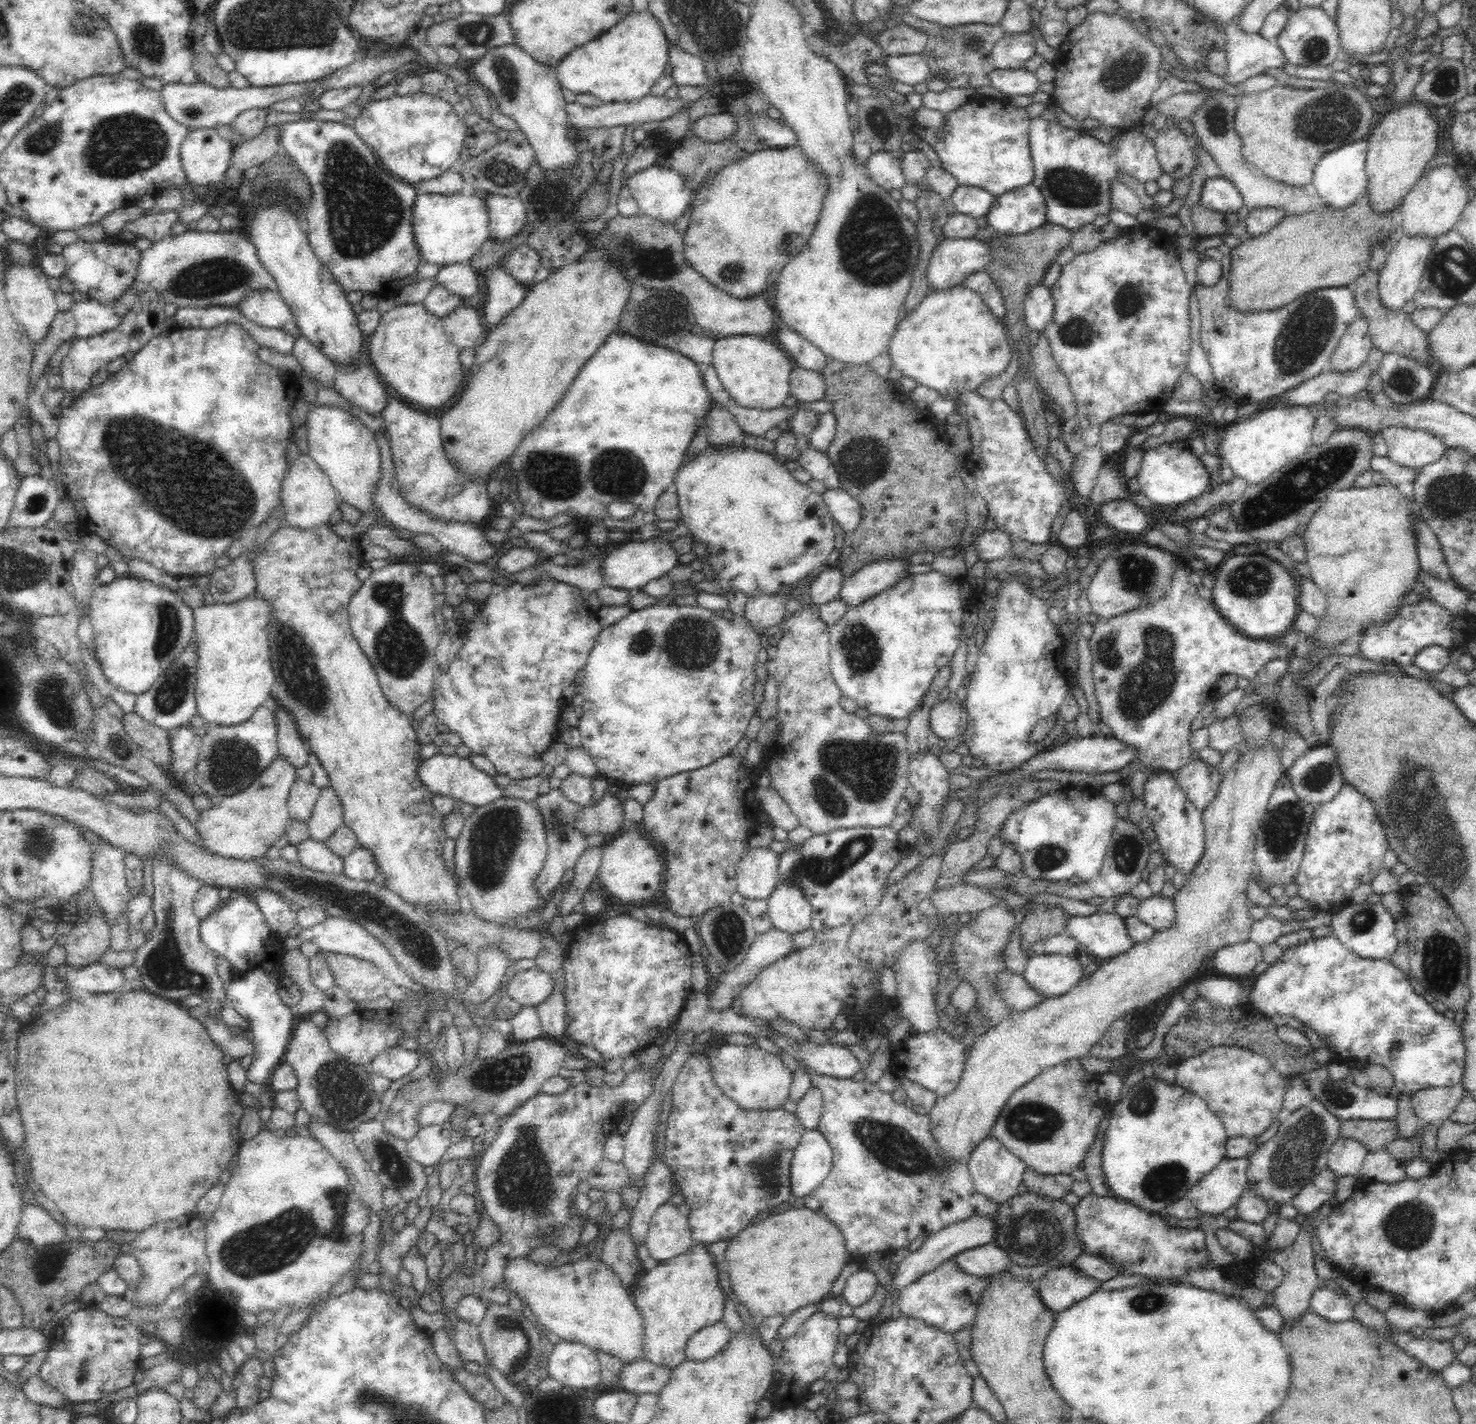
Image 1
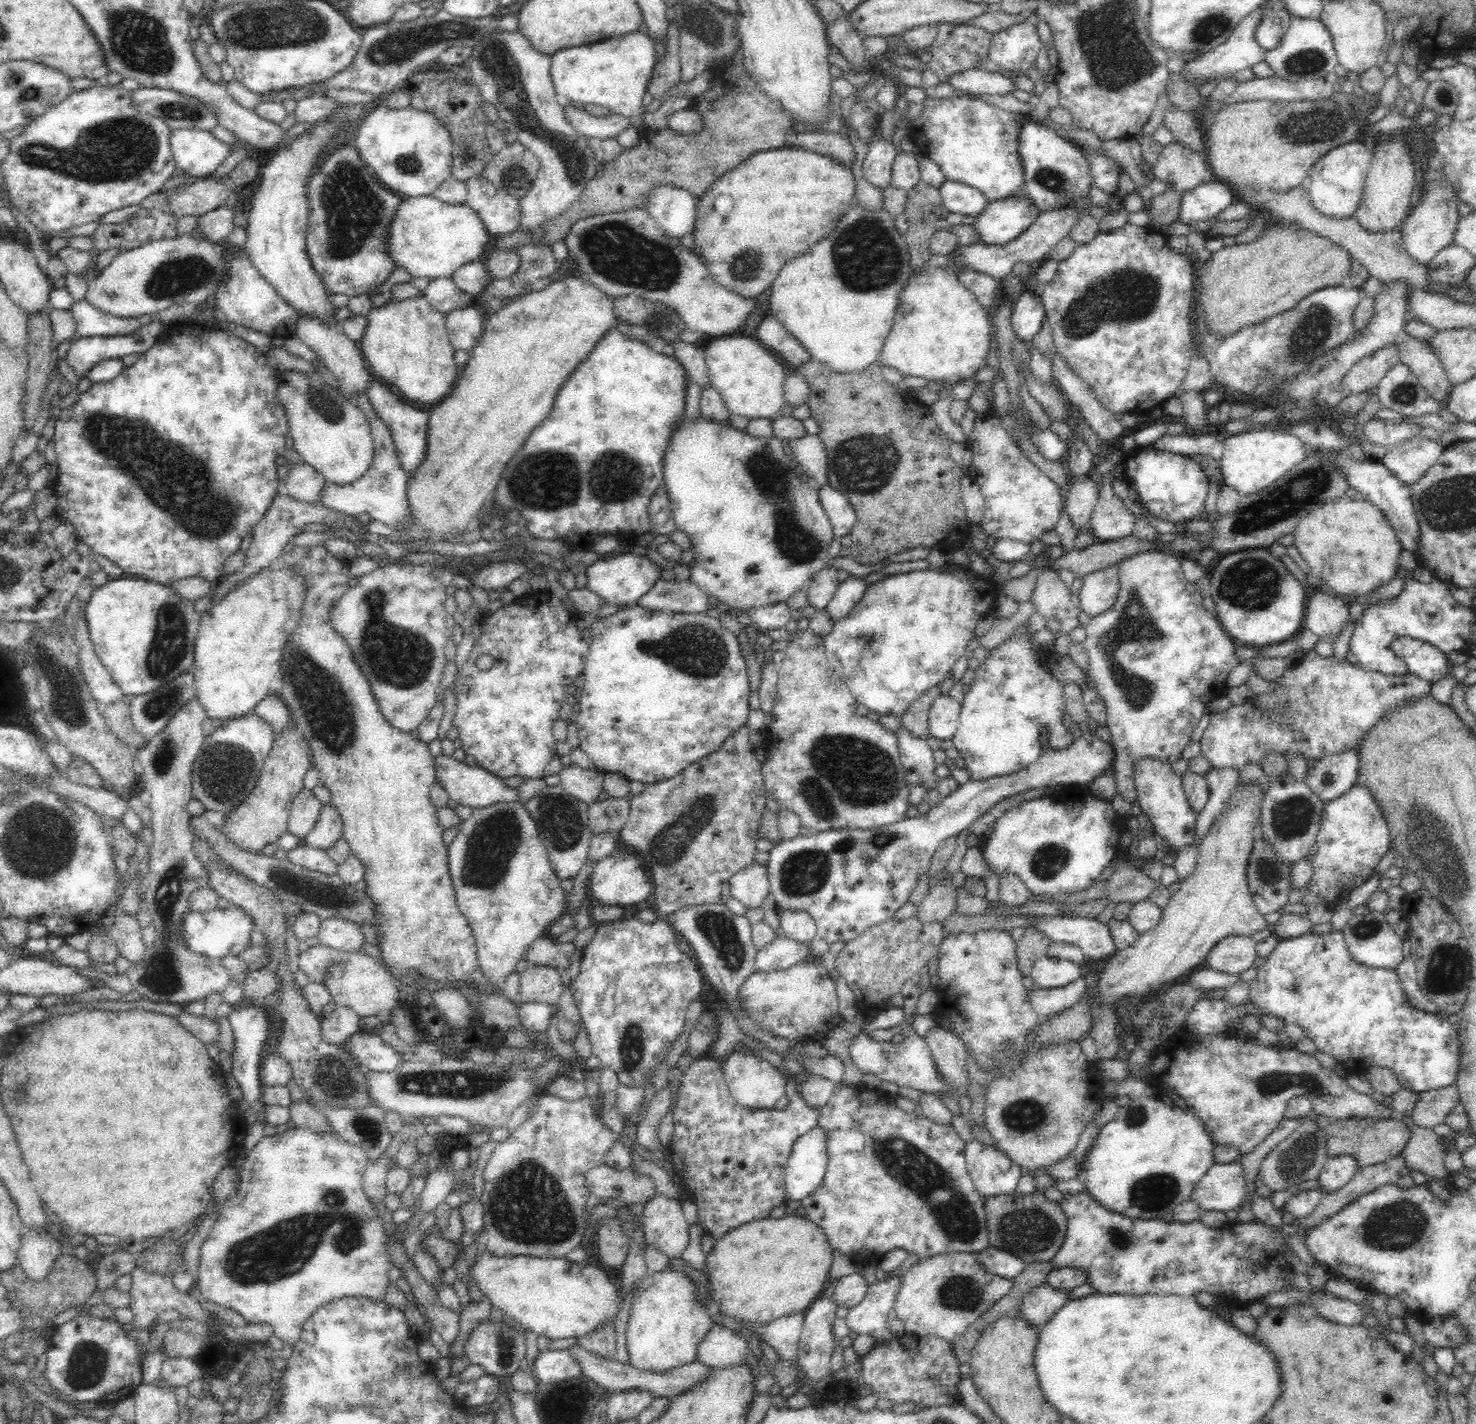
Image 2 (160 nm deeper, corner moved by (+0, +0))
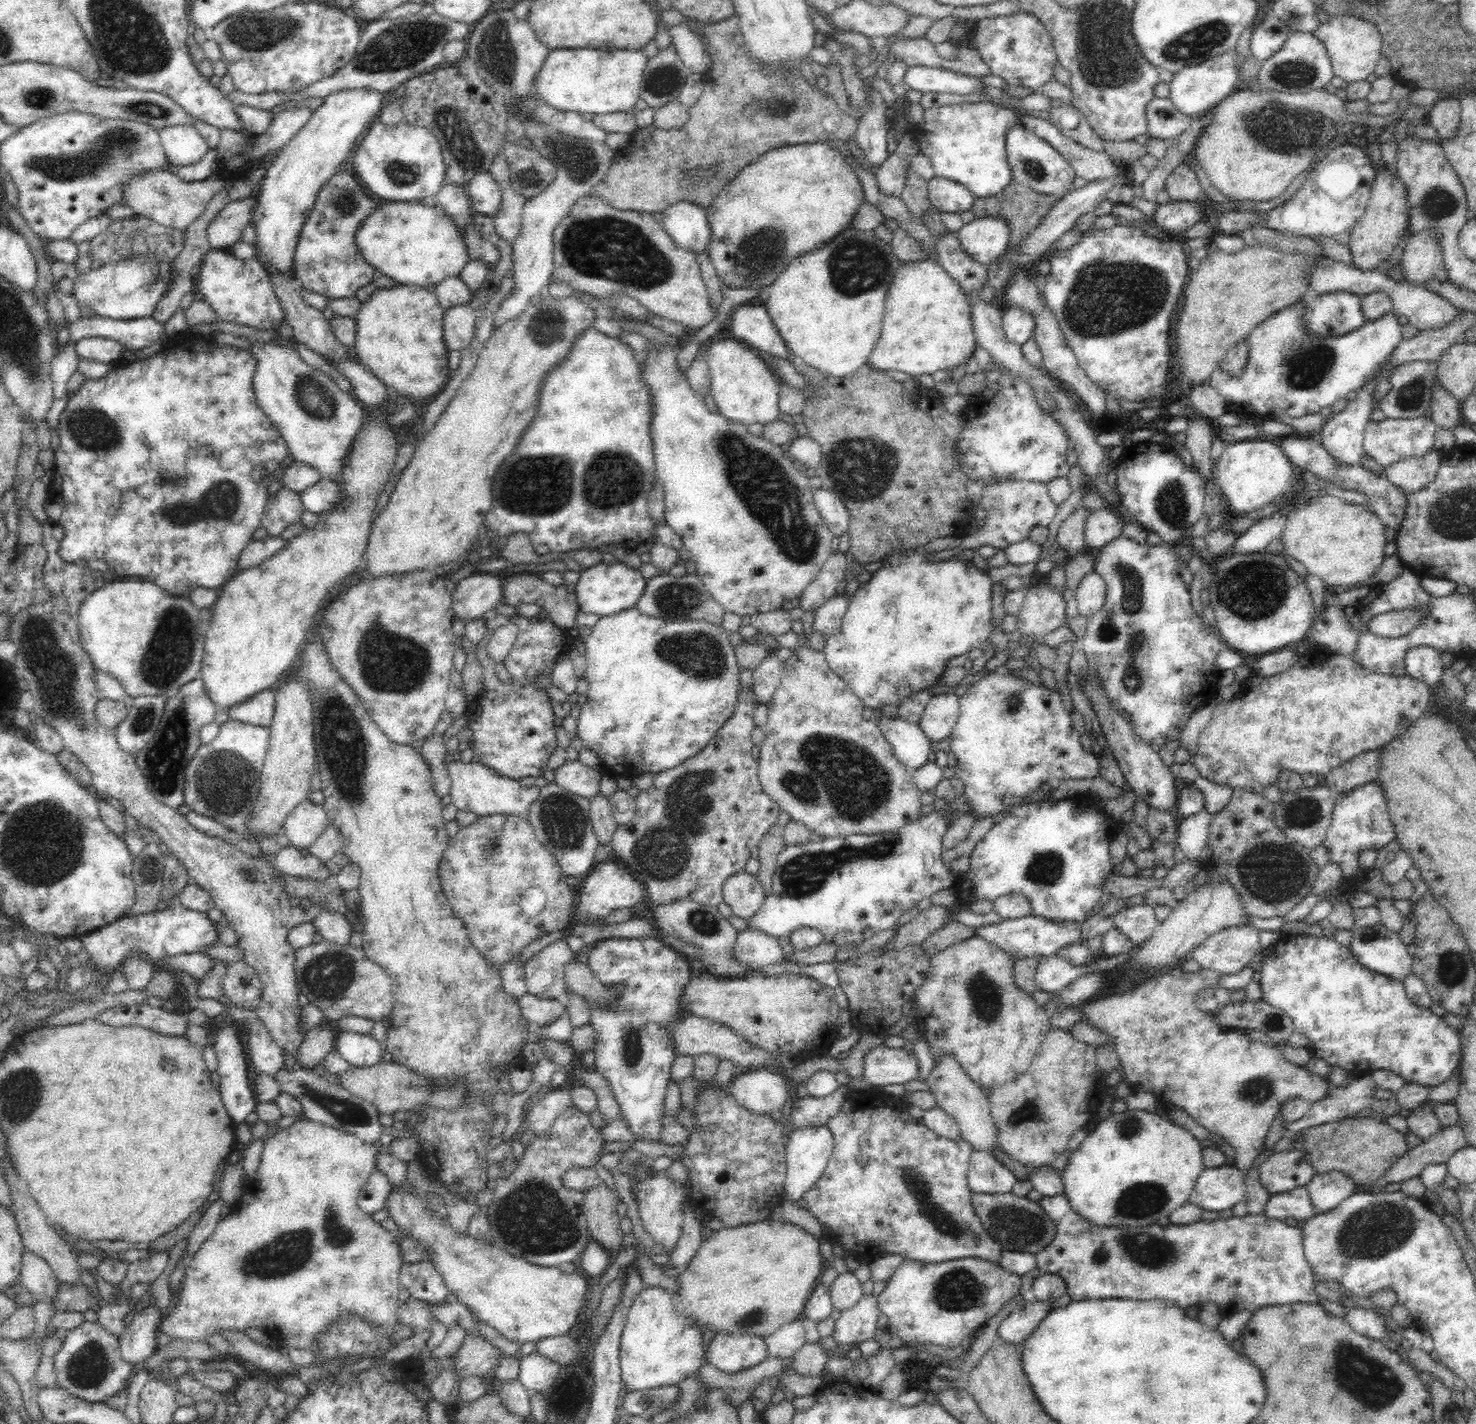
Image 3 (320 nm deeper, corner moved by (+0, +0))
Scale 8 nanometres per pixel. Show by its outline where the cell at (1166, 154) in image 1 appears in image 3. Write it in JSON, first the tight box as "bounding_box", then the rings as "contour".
{"bounding_box":[1165,166,1204,203],"contour":[[[1178,166],[1166,179],[1165,188],[1169,200],[1178,202],[1201,203],[1204,201],[1202,187],[1196,179],[1196,174],[1189,166]]]}

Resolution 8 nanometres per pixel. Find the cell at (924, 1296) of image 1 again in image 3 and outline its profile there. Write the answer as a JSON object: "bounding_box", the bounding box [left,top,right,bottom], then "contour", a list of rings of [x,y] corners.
{"bounding_box":[877,1257,1020,1347],"contour":[[[973,1257],[955,1259],[942,1263],[925,1264],[905,1259],[889,1276],[885,1288],[877,1297],[879,1312],[887,1317],[886,1328],[902,1340],[903,1346],[914,1344],[936,1344],[945,1347],[958,1346],[964,1337],[976,1332],[991,1319],[1012,1297],[1020,1292],[1020,1275],[995,1266],[988,1260]]]}

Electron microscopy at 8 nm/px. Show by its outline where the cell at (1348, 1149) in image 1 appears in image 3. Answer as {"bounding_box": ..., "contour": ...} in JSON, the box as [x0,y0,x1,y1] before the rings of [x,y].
{"bounding_box":[1306,1171,1359,1214],"contour":[[[1340,1171],[1314,1175],[1306,1187],[1314,1207],[1314,1214],[1331,1211],[1359,1189],[1352,1179]]]}

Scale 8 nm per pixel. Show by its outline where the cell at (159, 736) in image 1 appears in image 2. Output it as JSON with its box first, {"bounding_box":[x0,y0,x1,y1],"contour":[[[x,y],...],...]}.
{"bounding_box":[100,699,149,748],"contour":[[[120,699],[114,702],[114,704],[101,706],[100,711],[102,717],[104,717],[106,727],[108,727],[119,740],[124,741],[129,746],[135,745],[139,748],[142,748],[142,746],[146,744],[146,740],[149,738],[140,735],[140,733],[136,733],[127,701]]]}

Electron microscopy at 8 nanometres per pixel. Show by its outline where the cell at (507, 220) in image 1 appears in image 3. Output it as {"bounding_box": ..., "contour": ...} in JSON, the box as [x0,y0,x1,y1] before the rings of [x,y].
{"bounding_box":[465,172,502,216],"contour":[[[480,172],[465,185],[471,207],[474,211],[493,216],[500,208],[502,191],[496,179],[489,172]]]}

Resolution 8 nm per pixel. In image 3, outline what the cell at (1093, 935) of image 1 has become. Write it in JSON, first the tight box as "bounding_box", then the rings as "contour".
{"bounding_box":[974,914,1086,959],"contour":[[[1032,914],[1024,918],[1001,920],[1000,922],[994,922],[994,924],[985,924],[980,926],[980,928],[974,928],[974,935],[996,945],[996,947],[1000,947],[1004,953],[1008,953],[1010,957],[1016,956],[1017,959],[1052,955],[1068,944],[1086,942],[1078,927],[1072,927],[1070,923],[1058,925],[1058,923],[1052,923]]]}

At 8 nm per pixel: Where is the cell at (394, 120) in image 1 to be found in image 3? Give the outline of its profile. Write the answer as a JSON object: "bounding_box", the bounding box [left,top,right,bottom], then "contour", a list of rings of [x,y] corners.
{"bounding_box":[349,119,446,202],"contour":[[[377,119],[371,122],[358,148],[349,161],[353,165],[351,170],[383,202],[433,198],[446,183],[440,145],[424,127],[410,126],[406,122],[386,126]]]}

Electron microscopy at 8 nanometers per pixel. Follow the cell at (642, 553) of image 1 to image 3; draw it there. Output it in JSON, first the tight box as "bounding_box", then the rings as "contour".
{"bounding_box":[575,564,647,617],"contour":[[[596,564],[591,568],[584,568],[577,581],[575,595],[578,603],[578,613],[592,613],[599,617],[619,613],[635,606],[640,594],[646,587],[647,580],[636,568],[628,568],[624,564]]]}

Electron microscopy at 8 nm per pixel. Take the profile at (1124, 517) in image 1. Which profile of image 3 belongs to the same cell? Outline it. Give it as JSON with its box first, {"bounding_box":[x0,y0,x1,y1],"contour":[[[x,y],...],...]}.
{"bounding_box":[1084,507,1123,551],"contour":[[[1106,507],[1092,510],[1084,522],[1084,543],[1089,551],[1102,549],[1122,534],[1123,520]]]}

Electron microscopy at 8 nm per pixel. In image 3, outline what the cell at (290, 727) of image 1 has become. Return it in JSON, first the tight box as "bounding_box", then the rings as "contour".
{"bounding_box":[227,689,274,727],"contour":[[[272,689],[262,690],[252,698],[230,706],[227,714],[236,722],[269,727],[274,714],[274,692]]]}

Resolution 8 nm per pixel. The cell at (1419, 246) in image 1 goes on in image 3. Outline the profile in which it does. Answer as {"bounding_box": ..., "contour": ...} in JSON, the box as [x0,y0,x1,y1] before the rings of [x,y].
{"bounding_box":[1206,296,1402,419],"contour":[[[1302,296],[1300,301],[1278,312],[1272,312],[1266,320],[1256,324],[1244,339],[1248,356],[1244,360],[1244,368],[1240,376],[1234,376],[1216,369],[1206,381],[1216,388],[1226,402],[1228,412],[1240,415],[1253,415],[1254,418],[1285,419],[1298,418],[1305,414],[1320,413],[1323,408],[1332,406],[1338,400],[1346,399],[1350,392],[1358,391],[1368,377],[1380,368],[1390,353],[1400,344],[1402,338],[1401,325],[1396,319],[1396,312],[1389,312],[1375,321],[1366,321],[1360,328],[1347,332],[1342,336],[1318,336],[1307,330],[1303,312],[1308,308],[1309,296]]]}

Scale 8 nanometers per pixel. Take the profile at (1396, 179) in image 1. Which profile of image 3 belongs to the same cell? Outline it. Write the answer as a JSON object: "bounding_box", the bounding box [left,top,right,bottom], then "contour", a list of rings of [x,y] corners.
{"bounding_box":[1348,164,1408,272],"contour":[[[1378,164],[1366,210],[1352,227],[1349,238],[1348,247],[1352,253],[1352,266],[1364,272],[1384,270],[1408,225],[1408,199],[1406,199],[1404,183],[1400,183],[1400,179],[1394,177],[1394,174],[1389,175],[1384,168],[1382,164]]]}

